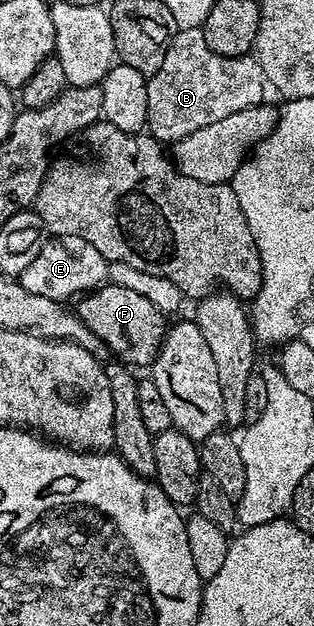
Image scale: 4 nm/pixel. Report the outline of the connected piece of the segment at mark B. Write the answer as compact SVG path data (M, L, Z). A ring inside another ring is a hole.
M201 28L178 30L168 44L164 64L160 64L156 73L149 75L146 125L149 133L159 142L173 144L196 132L196 128L208 128L208 124L216 124L216 120L224 120L224 116L232 116L232 112L259 105L265 90L268 90L268 83L262 77L257 57L245 54L239 58L225 58L208 48L208 40L204 40Z

